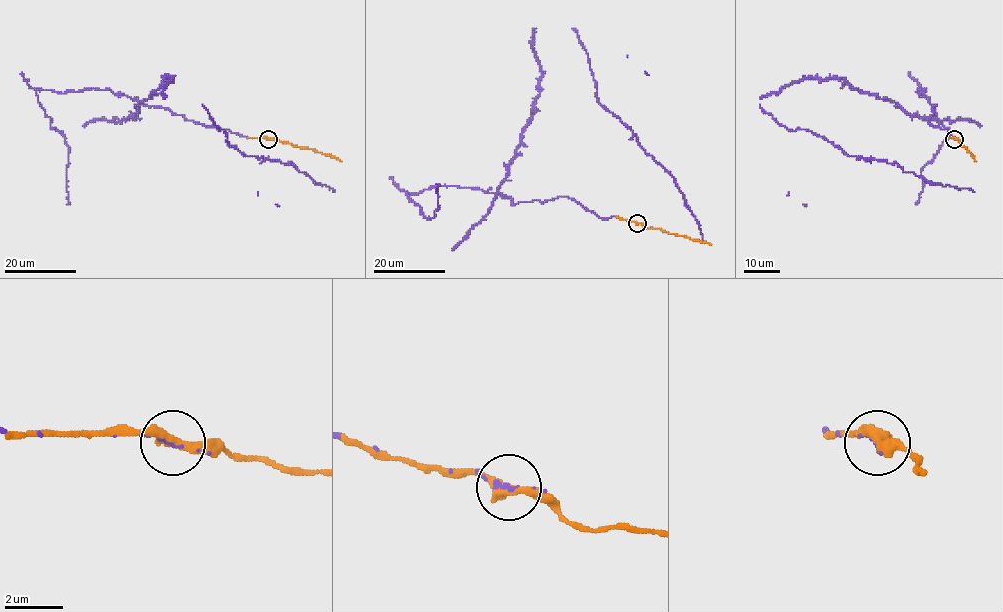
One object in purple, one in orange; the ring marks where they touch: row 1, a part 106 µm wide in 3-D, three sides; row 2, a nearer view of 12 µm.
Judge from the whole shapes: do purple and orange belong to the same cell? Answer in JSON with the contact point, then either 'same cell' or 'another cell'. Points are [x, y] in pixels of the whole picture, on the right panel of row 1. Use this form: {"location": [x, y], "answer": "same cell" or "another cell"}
{"location": [954, 139], "answer": "same cell"}

